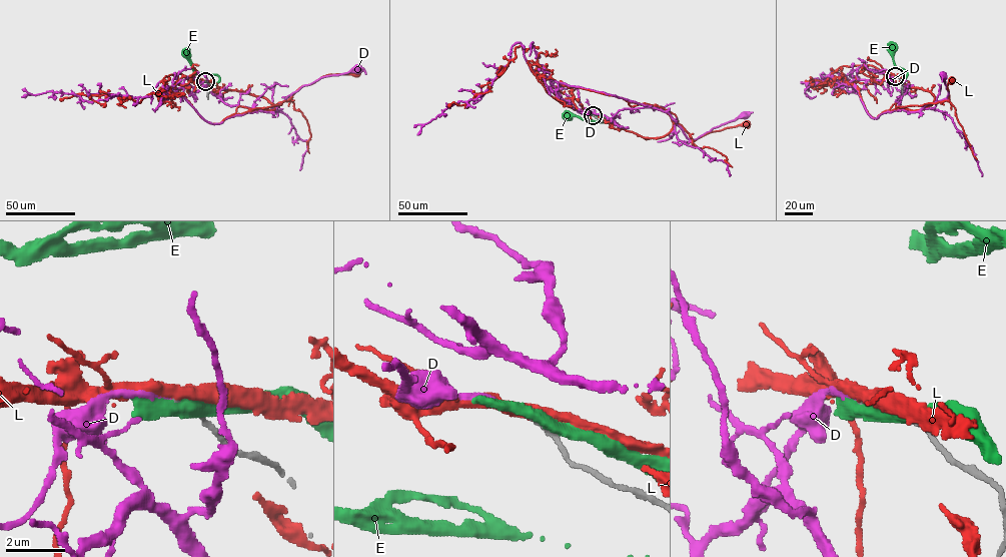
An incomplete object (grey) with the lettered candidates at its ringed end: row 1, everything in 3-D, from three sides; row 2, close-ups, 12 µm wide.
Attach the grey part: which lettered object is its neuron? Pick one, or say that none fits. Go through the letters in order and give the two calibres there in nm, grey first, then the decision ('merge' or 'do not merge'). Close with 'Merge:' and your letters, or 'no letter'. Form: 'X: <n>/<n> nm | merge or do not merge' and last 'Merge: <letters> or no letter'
D: 200/130 nm | merge
E: 280/420 nm | do not merge
L: 240/420 nm | do not merge
Merge: D

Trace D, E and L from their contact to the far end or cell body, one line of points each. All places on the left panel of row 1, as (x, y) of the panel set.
D: (205, 81), (188, 86), (194, 98), (191, 92), (204, 86), (227, 104), (271, 111), (305, 85), (357, 68)
E: (206, 81), (216, 84), (219, 77), (196, 74), (186, 53)
L: (205, 81), (214, 82), (220, 89), (263, 97), (275, 105), (288, 100), (301, 86), (323, 76), (356, 74)

